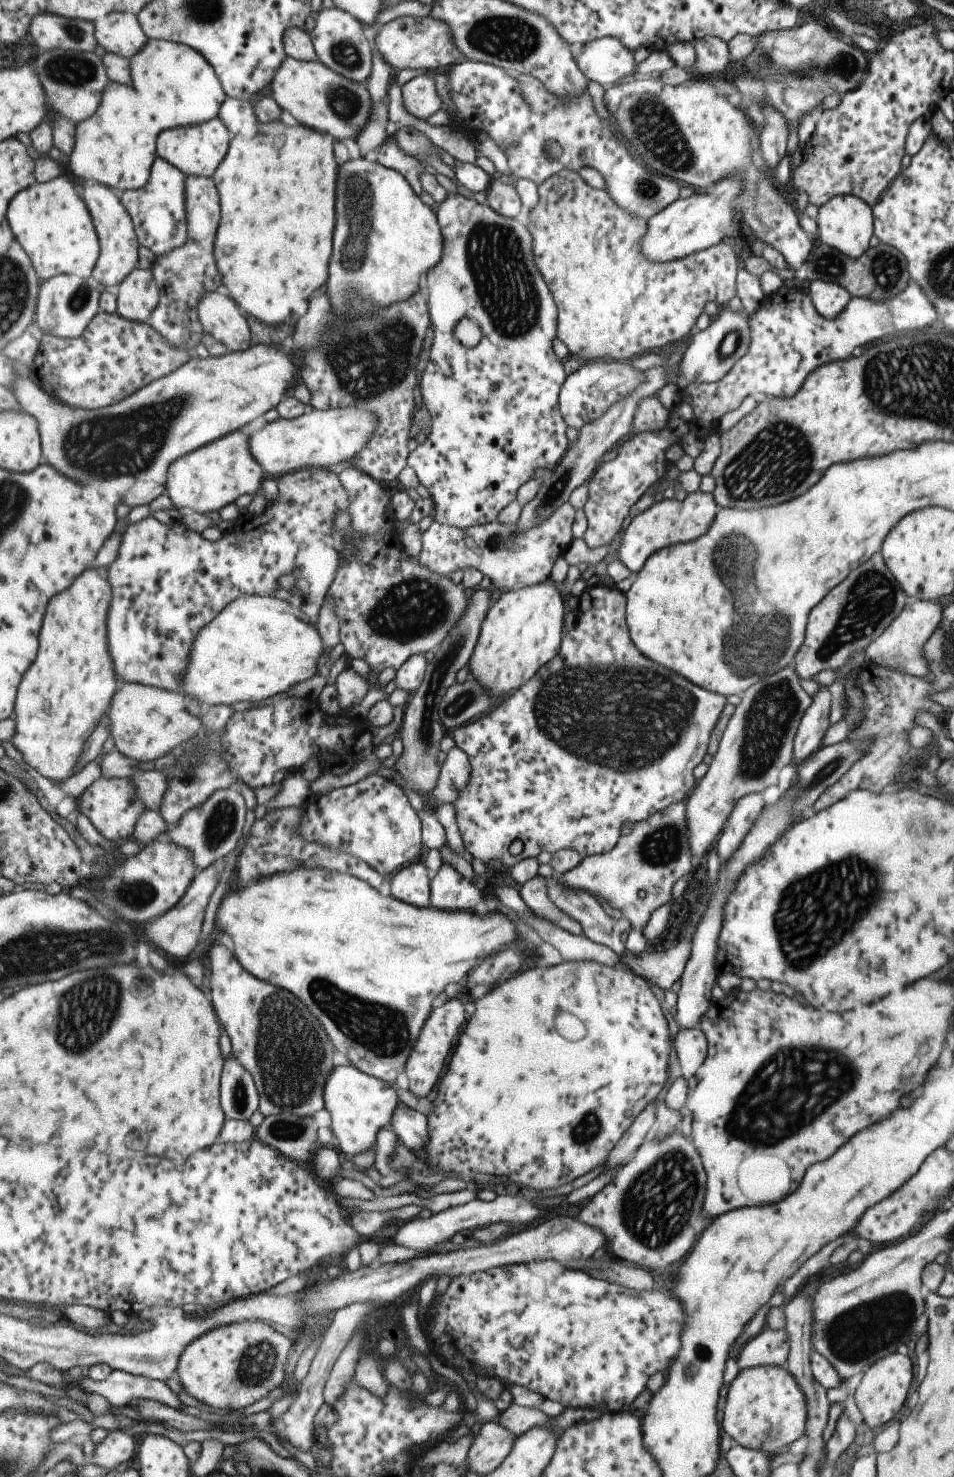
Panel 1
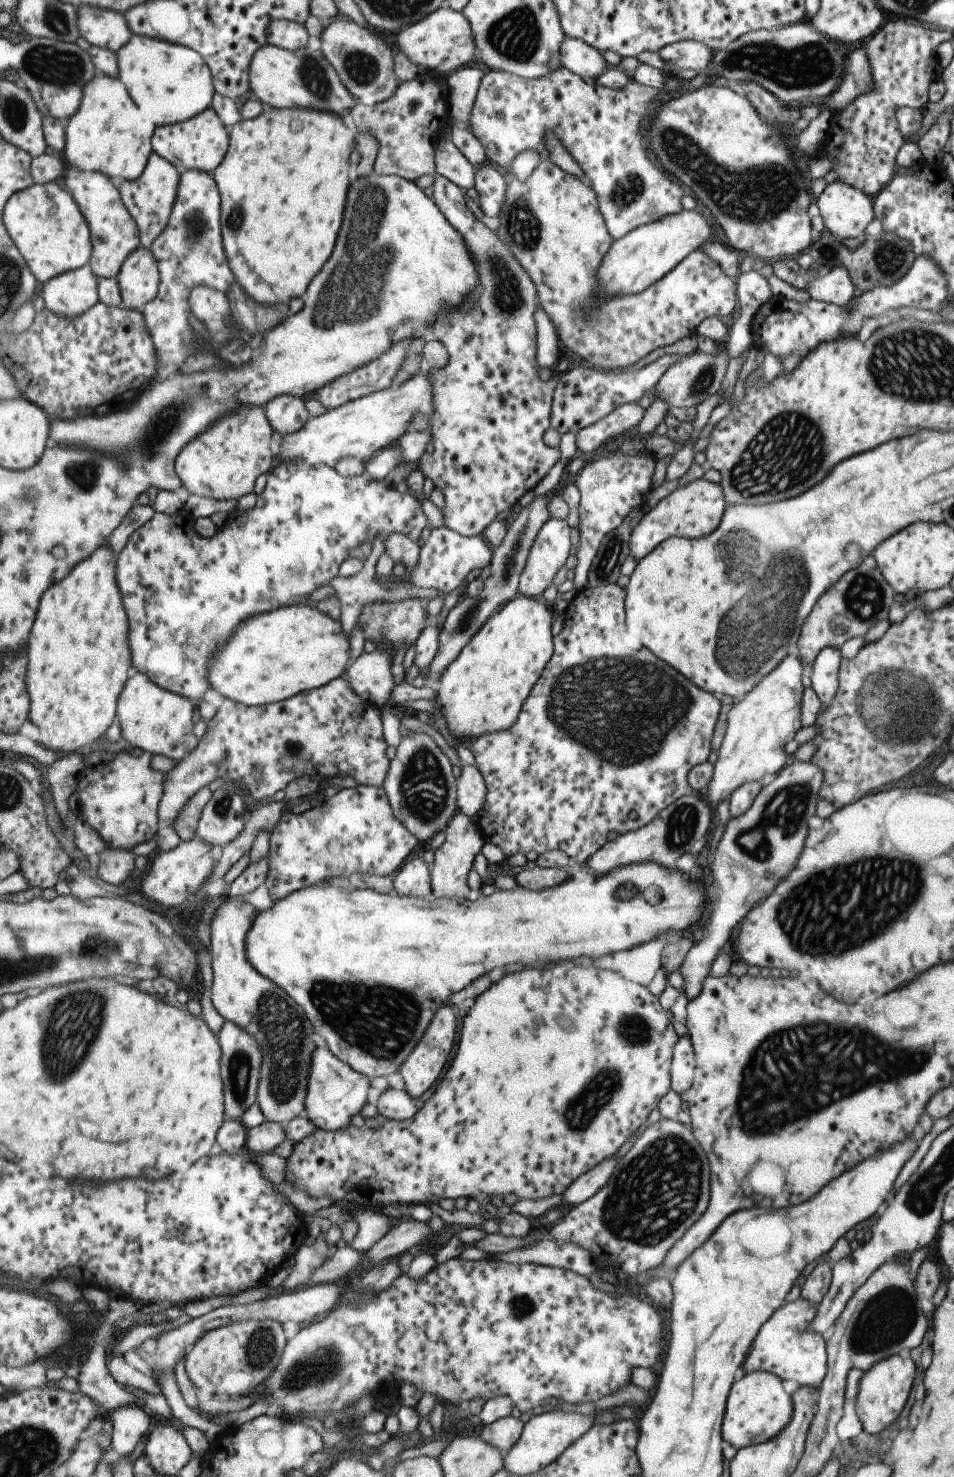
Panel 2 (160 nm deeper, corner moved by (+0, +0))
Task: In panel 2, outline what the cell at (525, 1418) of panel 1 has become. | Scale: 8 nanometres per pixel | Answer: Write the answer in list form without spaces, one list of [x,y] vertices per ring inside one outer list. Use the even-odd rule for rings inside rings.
[[[513,1416],[503,1417],[483,1425],[478,1437],[487,1445],[495,1447],[502,1456],[519,1440],[523,1423]]]

